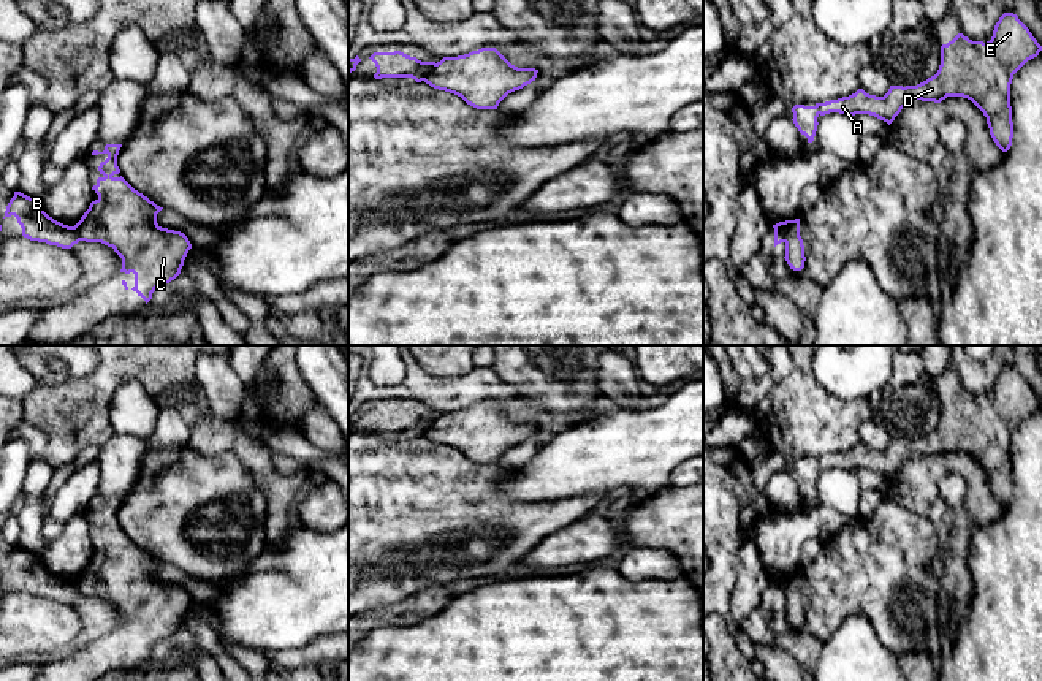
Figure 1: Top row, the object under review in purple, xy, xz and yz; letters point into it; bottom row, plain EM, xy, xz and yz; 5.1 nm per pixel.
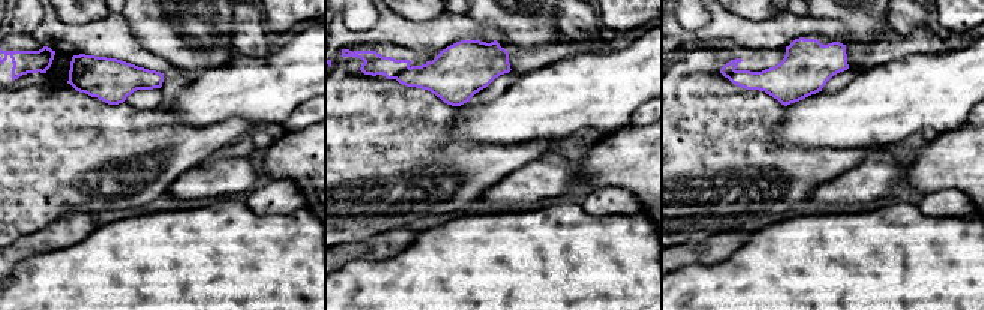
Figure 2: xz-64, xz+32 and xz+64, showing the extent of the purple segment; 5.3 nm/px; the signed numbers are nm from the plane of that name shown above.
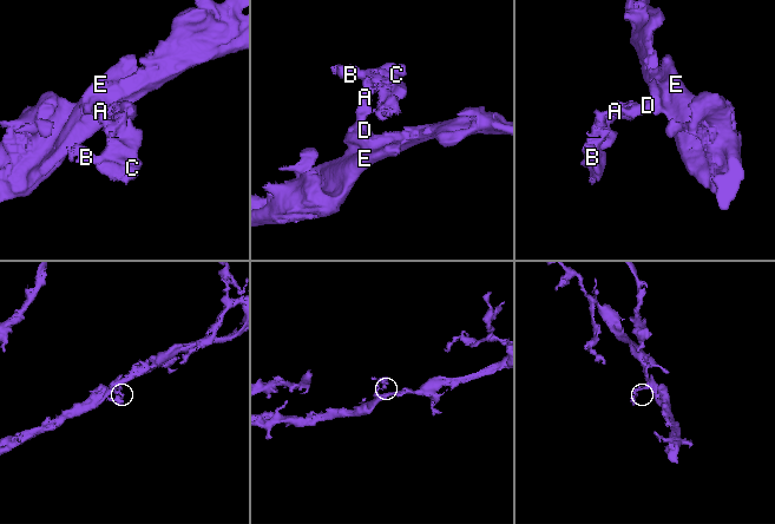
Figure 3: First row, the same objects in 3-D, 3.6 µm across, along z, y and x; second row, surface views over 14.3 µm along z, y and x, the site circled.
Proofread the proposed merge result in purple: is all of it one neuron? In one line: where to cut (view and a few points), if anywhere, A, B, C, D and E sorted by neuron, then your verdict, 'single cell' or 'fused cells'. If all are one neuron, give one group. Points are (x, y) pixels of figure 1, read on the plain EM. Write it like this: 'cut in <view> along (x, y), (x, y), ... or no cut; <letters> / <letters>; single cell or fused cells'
cut in xz along (437, 418), (423, 434); A C D E / B; fused cells

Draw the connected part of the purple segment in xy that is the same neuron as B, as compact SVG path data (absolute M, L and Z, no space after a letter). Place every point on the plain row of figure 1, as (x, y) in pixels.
M14 546L14 551L6 561L5 572L11 570L17 573L22 591L30 595L46 597L62 603L71 603L81 595L74 581L54 575L43 565L41 556L21 546Z

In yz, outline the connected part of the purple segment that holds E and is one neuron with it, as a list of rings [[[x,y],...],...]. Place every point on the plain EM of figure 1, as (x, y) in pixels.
[[[1004,367],[990,396],[972,396],[958,388],[942,399],[939,424],[926,436],[906,442],[890,440],[884,451],[858,443],[849,451],[814,461],[795,459],[792,475],[808,497],[812,497],[819,470],[869,469],[890,480],[907,456],[941,458],[947,451],[963,451],[983,467],[993,496],[1002,507],[1007,507],[1013,493],[1010,439],[1013,429],[1040,405],[1042,401],[1018,371]]]

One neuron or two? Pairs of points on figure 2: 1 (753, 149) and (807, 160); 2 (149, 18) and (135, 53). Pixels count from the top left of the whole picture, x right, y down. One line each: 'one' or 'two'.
1: one
2: two

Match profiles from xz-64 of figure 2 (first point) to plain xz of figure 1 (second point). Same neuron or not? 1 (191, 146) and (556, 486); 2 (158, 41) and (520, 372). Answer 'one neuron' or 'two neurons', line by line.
1: two neurons
2: one neuron

